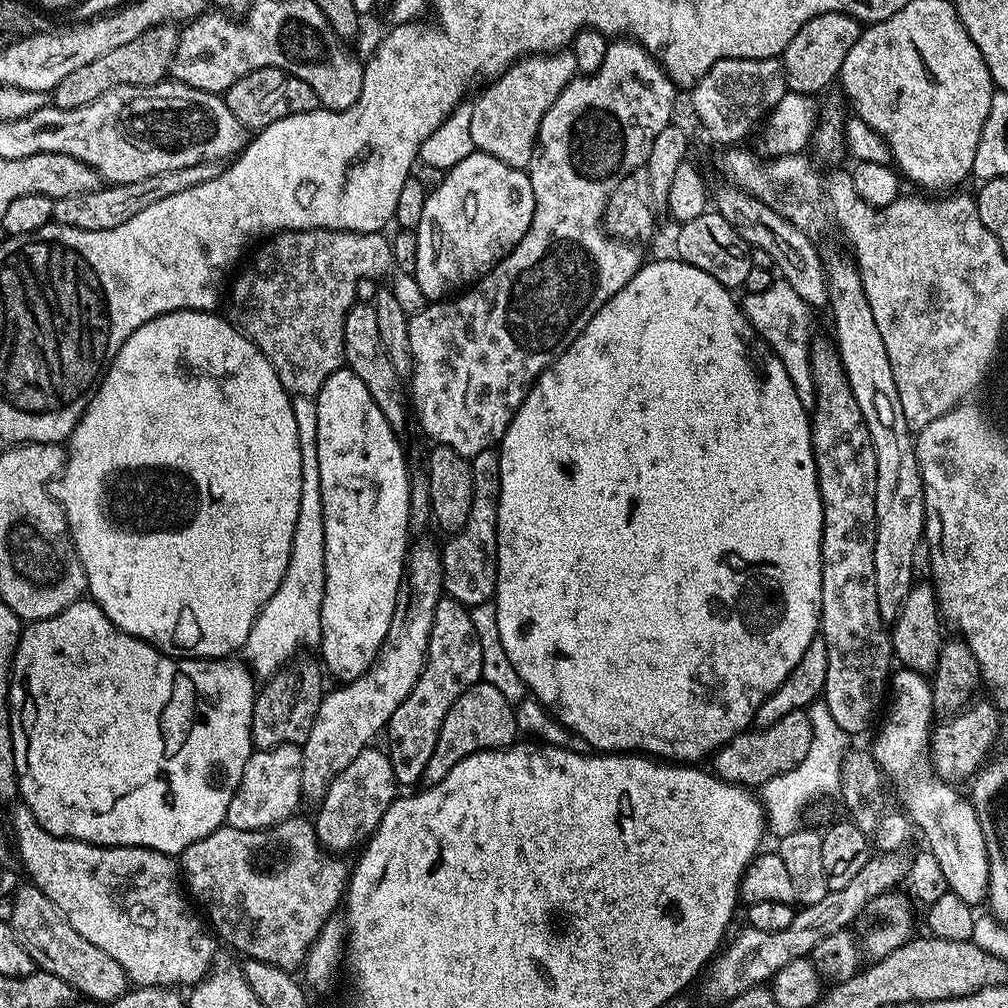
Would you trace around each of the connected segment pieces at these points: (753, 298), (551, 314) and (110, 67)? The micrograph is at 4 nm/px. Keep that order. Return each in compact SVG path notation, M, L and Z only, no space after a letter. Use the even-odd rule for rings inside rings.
M783 278L773 279L766 290L749 292L743 297L744 317L752 323L752 328L772 348L772 353L786 366L786 374L790 374L790 382L794 382L794 390L798 390L798 398L806 406L815 405L816 383L812 377L812 333L813 309L808 307L802 298Z
M616 38L609 43L606 58L602 58L602 66L599 70L587 74L578 74L562 90L562 94L558 94L554 106L550 106L550 110L546 110L546 114L542 118L542 126L536 135L532 160L526 169L530 178L530 186L534 190L534 218L530 222L530 230L526 230L526 234L512 247L512 251L508 255L499 260L490 271L479 277L475 286L461 291L455 298L429 303L419 312L411 313L408 317L408 337L410 338L410 354L412 355L410 404L414 409L415 419L416 416L420 419L421 430L430 439L436 440L432 442L446 448L452 448L458 454L469 458L499 445L504 438L504 431L510 426L510 422L518 410L518 406L522 406L526 394L535 384L536 377L545 372L572 345L574 338L578 338L578 334L582 334L582 330L586 330L590 318L594 318L594 314L598 310L602 310L605 302L614 294L618 294L618 290L622 290L622 286L626 286L626 282L630 282L630 278L634 278L634 274L640 265L645 263L646 256L643 256L636 249L639 247L635 243L619 238L607 240L604 237L604 228L600 223L604 220L604 207L609 207L612 191L635 168L645 167L645 160L654 143L654 138L657 138L664 127L673 123L672 111L676 108L676 92L678 93L678 86L668 77L663 64L652 53L646 51L643 46L631 38Z
M159 24L157 28L146 30L134 42L126 42L126 46L118 46L118 50L105 54L102 58L94 58L94 62L86 62L78 70L66 74L62 82L53 88L50 100L58 108L77 108L94 102L106 90L117 88L123 84L138 84L145 88L151 84L159 84L169 75L172 59L180 41L180 32L172 24Z

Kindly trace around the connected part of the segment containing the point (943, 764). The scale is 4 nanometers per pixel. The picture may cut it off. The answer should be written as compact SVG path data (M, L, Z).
M977 699L957 716L941 719L932 729L930 737L930 759L939 779L953 786L971 781L982 765L989 759L988 751L996 744L1000 732L1001 713L987 699Z

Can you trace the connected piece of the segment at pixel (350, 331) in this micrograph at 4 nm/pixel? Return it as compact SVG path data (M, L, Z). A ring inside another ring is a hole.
M353 303L344 313L344 364L349 372L358 374L362 382L366 382L366 390L370 390L370 398L378 402L378 410L397 430L410 420L410 408L406 403L406 388L402 378L397 375L390 362L386 350L382 346L382 334L378 334L378 314L375 303ZM405 404L405 405L404 405Z

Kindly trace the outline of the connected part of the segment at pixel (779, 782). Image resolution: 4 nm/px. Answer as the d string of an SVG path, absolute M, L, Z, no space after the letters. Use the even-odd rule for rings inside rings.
M813 703L807 713L812 723L812 741L806 758L802 758L802 762L798 762L794 770L786 770L786 774L770 778L770 782L760 785L758 789L760 803L764 805L764 811L770 821L771 835L773 832L773 837L776 838L798 830L805 823L804 811L815 796L820 796L823 792L839 793L842 762L850 750L849 733L844 732L838 722L834 722L825 704Z

